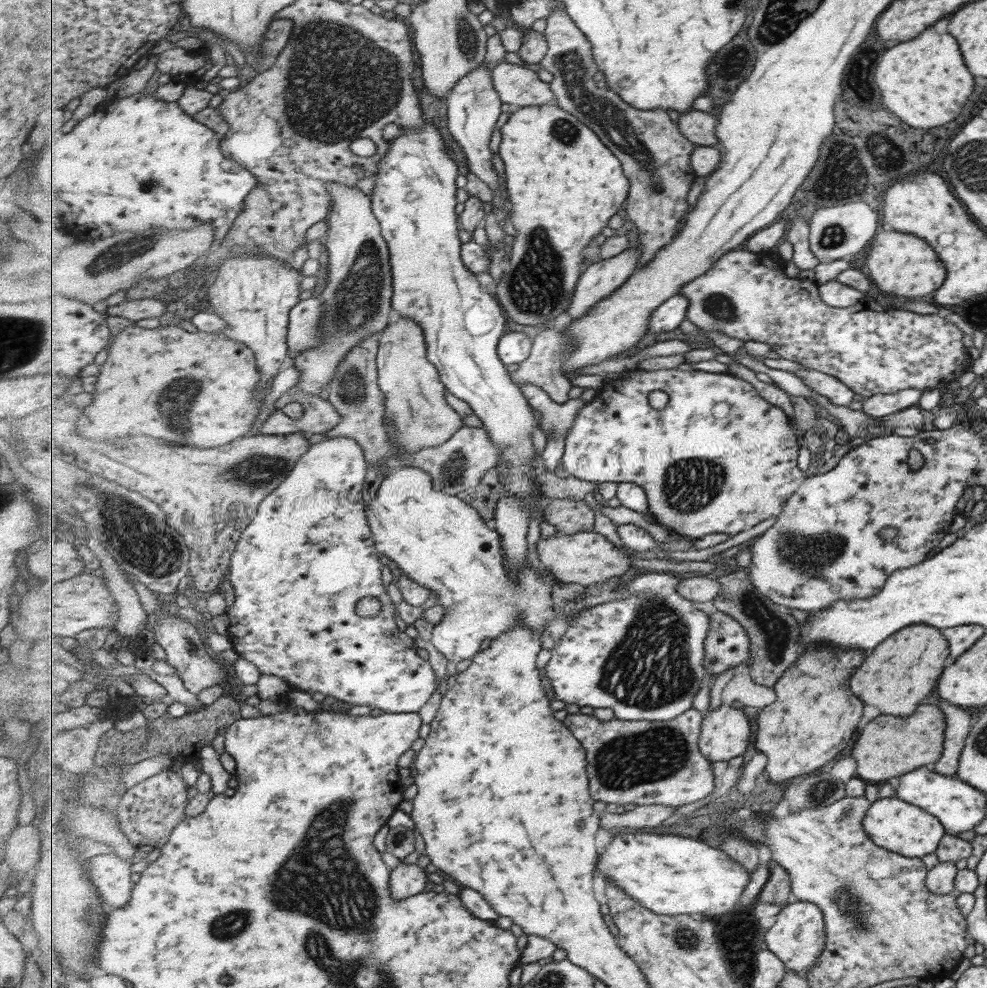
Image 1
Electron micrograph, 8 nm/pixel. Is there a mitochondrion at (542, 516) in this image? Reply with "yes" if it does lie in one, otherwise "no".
no

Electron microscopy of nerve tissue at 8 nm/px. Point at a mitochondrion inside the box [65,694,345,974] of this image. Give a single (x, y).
(233, 924)

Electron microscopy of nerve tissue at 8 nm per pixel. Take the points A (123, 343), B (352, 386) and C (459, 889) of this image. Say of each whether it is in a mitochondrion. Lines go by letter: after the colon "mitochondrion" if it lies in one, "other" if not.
A: other
B: mitochondrion
C: other

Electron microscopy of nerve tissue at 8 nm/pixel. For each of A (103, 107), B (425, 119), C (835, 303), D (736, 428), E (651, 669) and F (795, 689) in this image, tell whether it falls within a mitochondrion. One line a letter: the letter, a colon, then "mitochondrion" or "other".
A: other
B: other
C: other
D: other
E: mitochondrion
F: other

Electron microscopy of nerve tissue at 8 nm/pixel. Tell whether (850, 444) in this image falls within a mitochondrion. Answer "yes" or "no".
no

